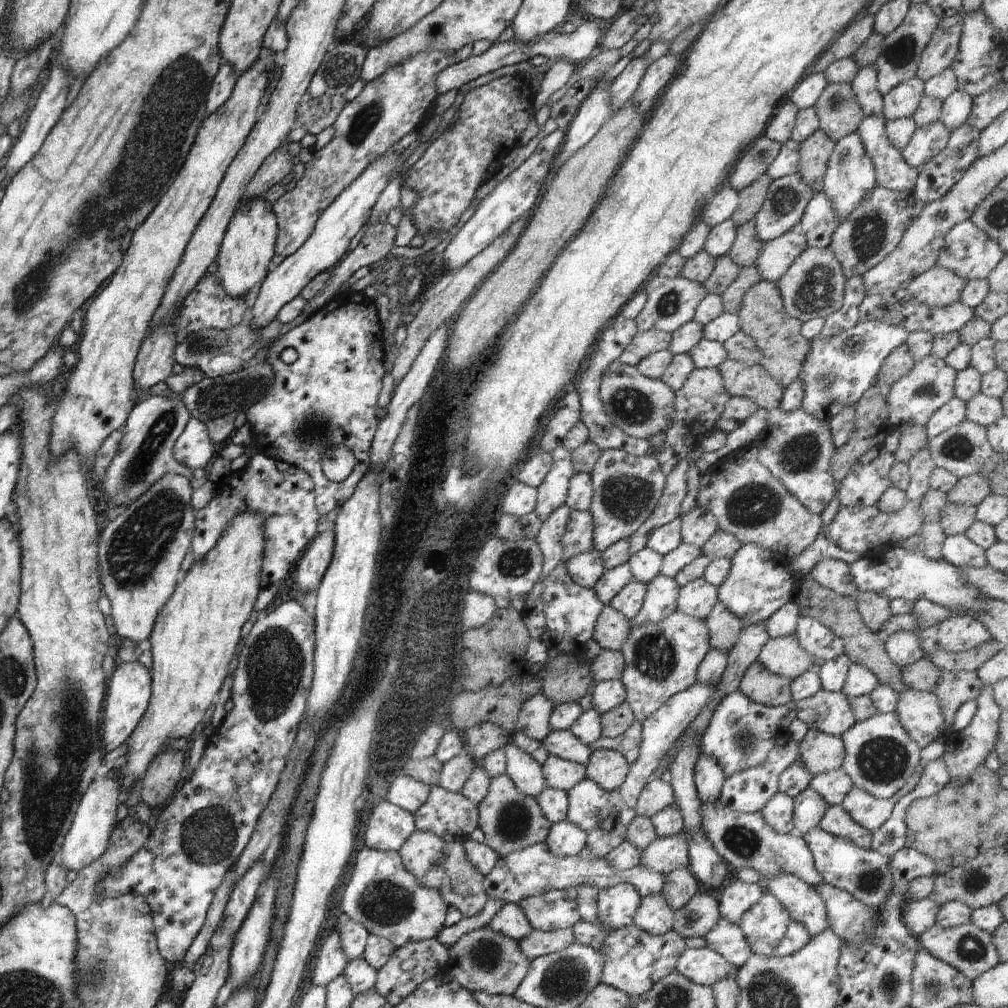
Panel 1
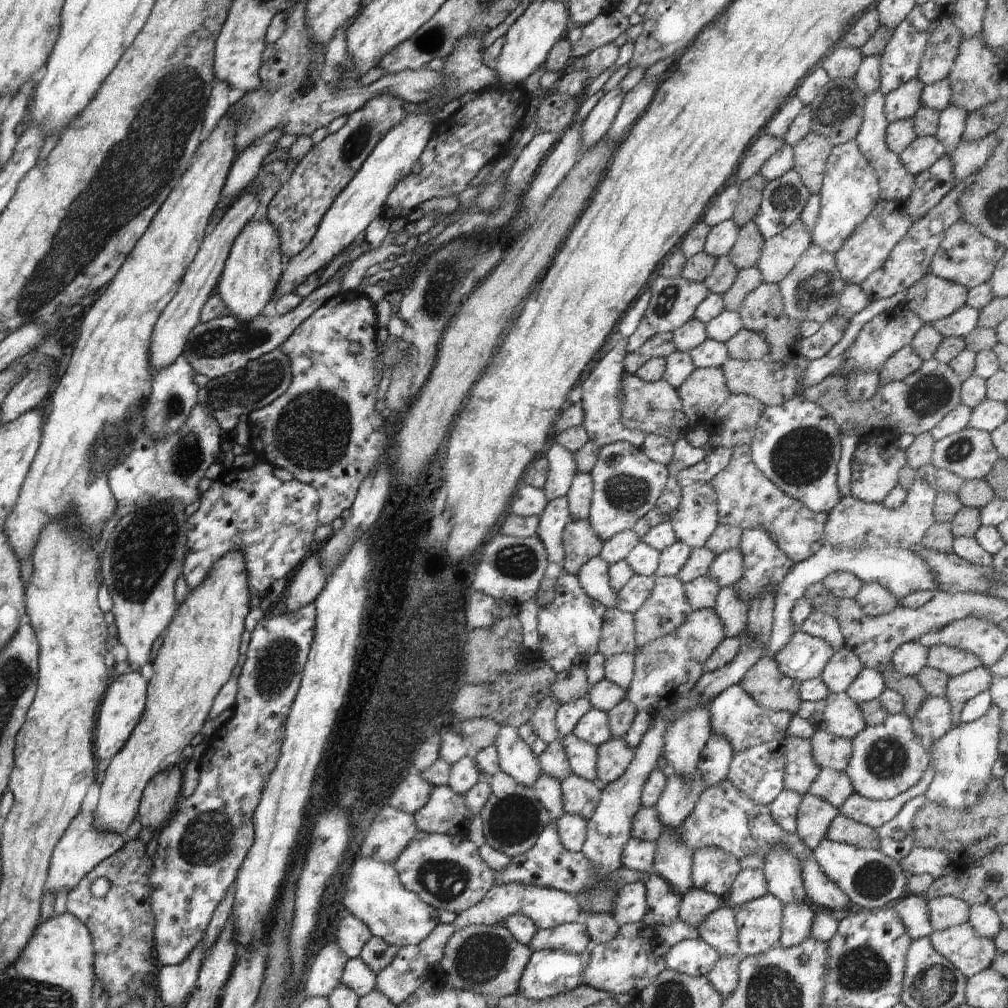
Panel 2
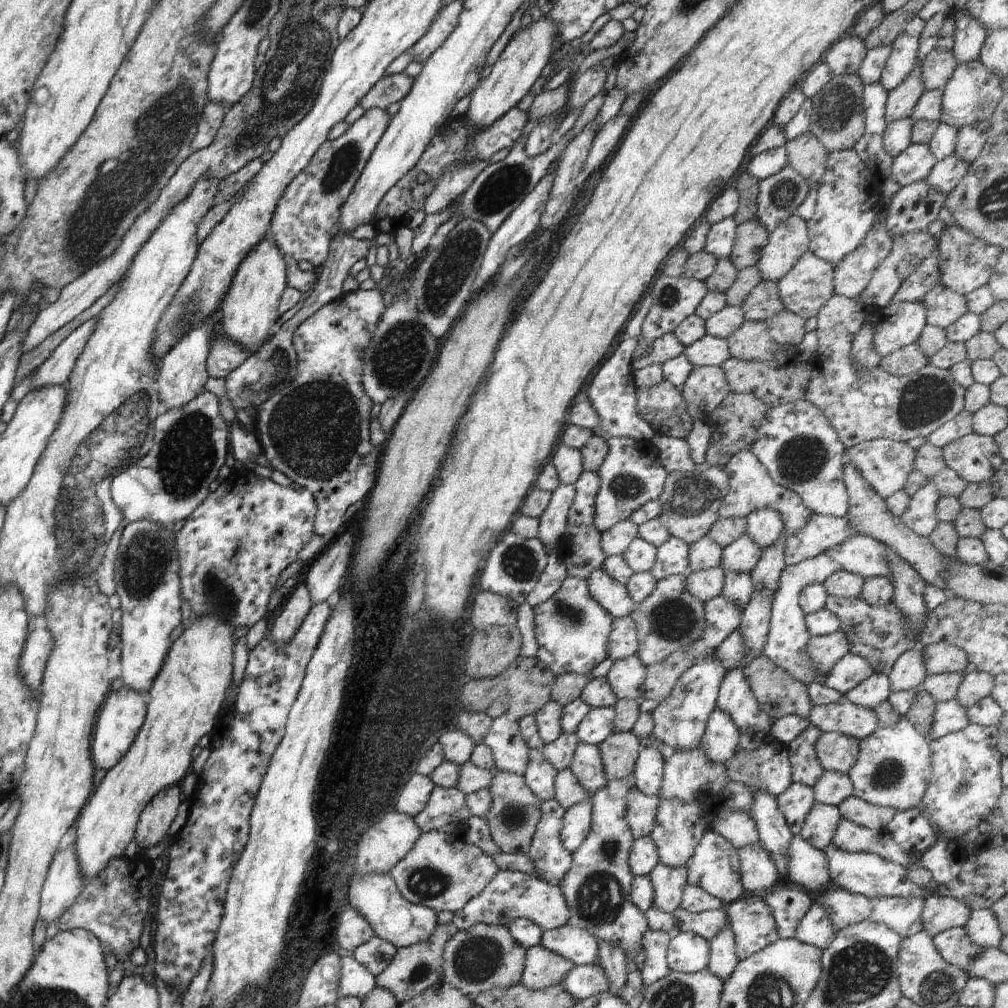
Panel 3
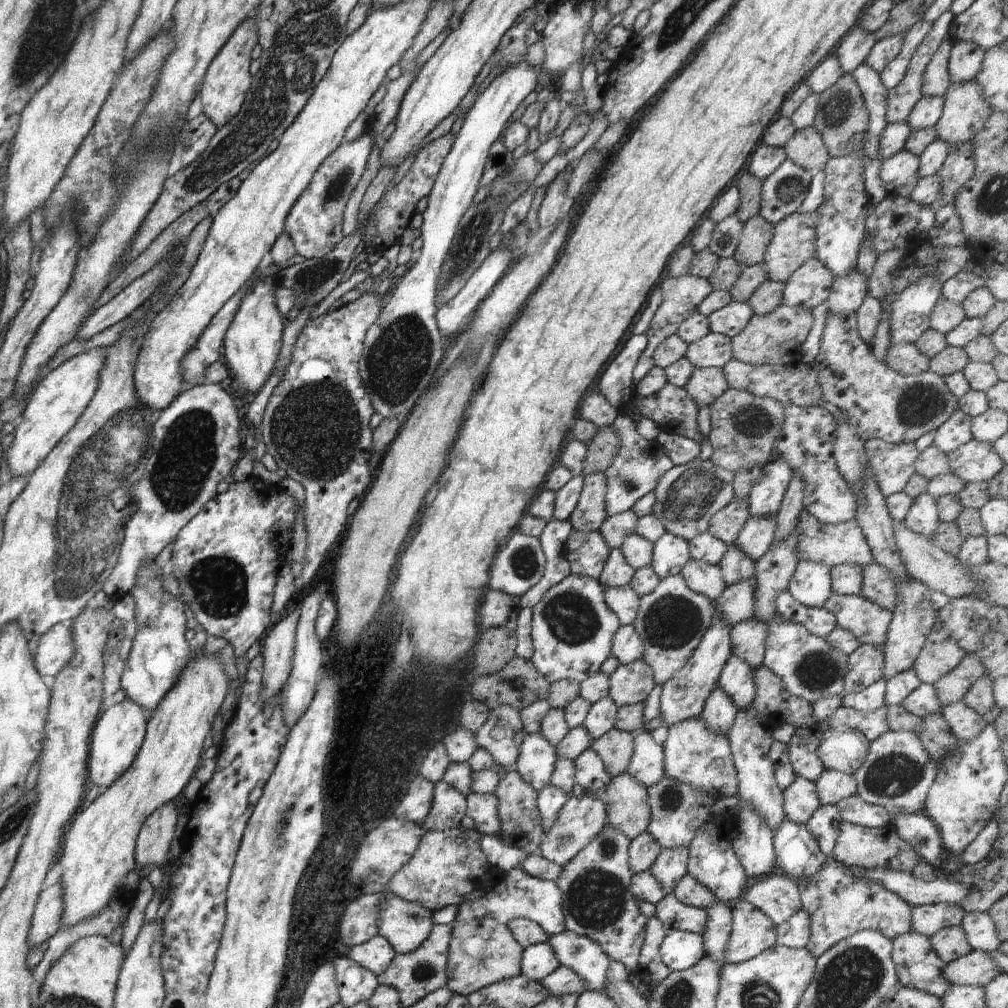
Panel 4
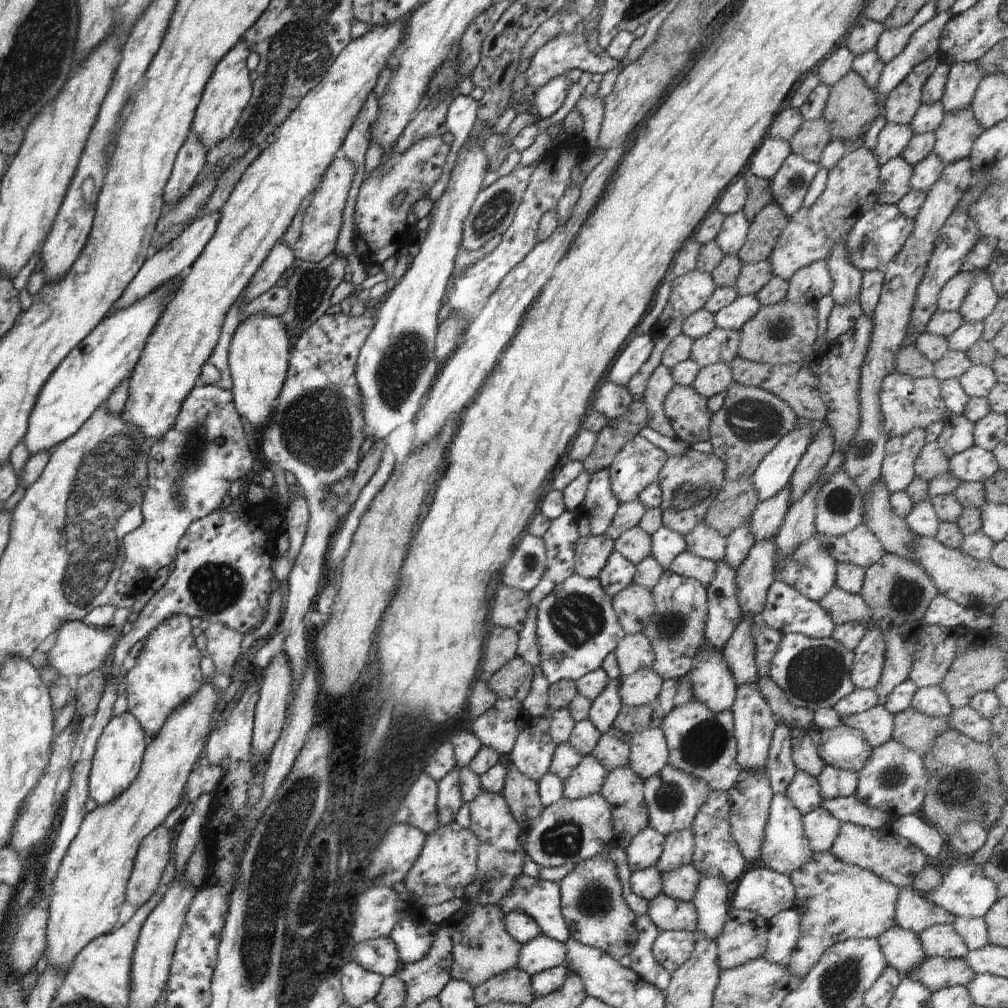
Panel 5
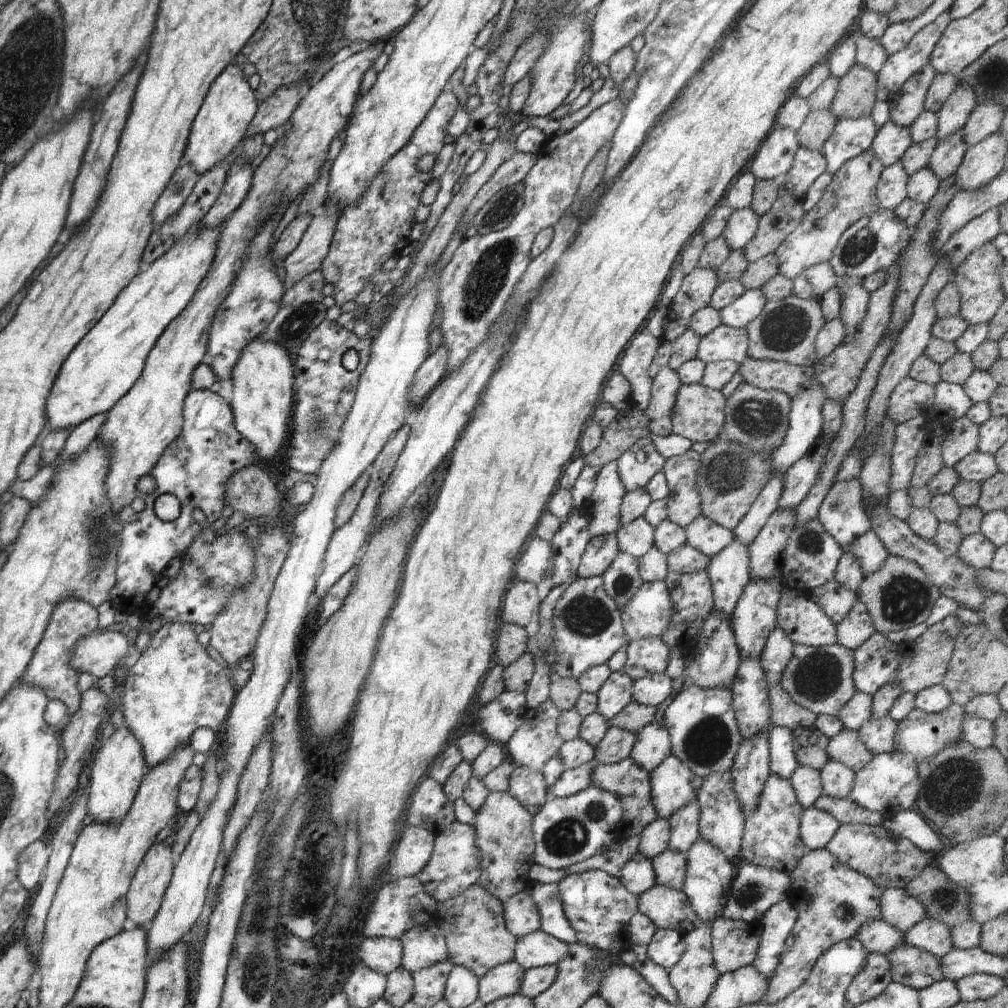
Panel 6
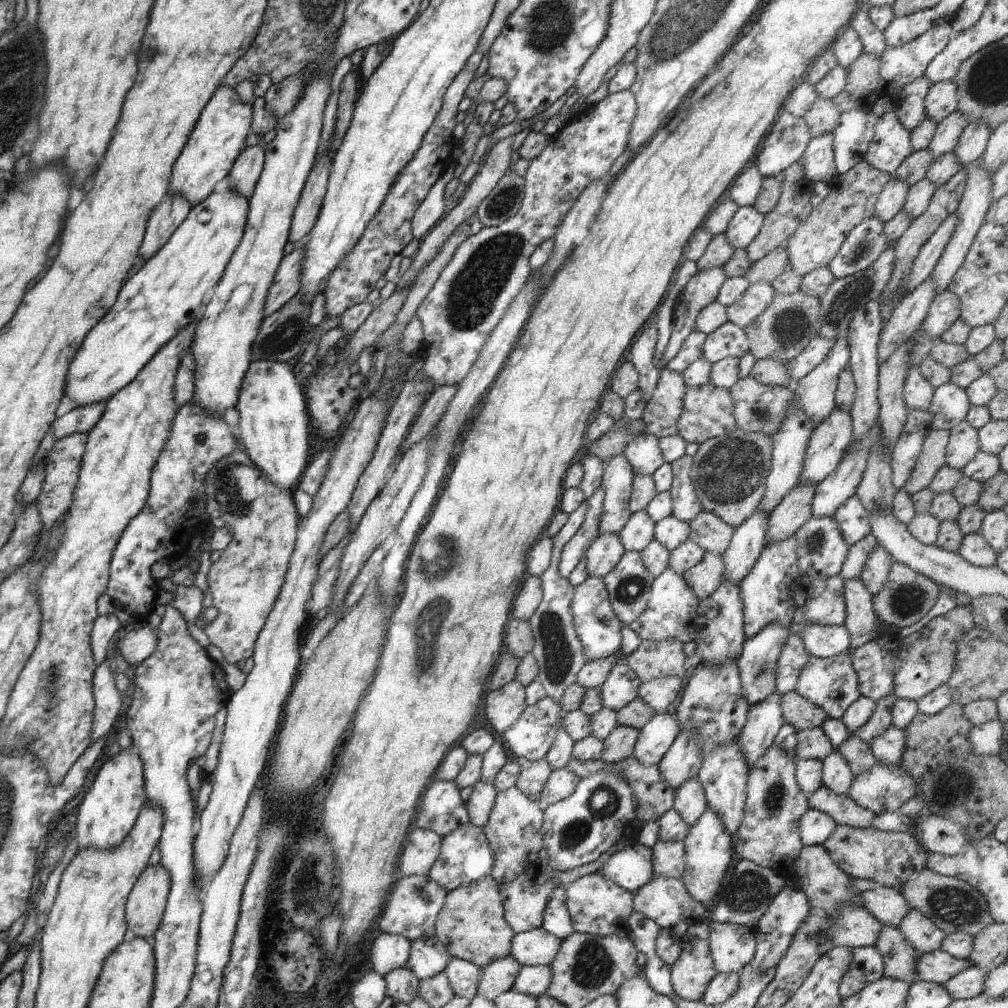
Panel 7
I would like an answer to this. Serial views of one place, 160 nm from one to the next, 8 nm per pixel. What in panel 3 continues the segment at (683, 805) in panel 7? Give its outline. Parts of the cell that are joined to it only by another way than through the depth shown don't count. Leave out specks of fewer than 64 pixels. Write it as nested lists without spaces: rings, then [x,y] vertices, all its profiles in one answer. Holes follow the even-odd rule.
[[[658,863],[649,874],[653,886],[653,906],[673,913],[681,906],[685,886],[689,884],[686,867],[670,868]]]

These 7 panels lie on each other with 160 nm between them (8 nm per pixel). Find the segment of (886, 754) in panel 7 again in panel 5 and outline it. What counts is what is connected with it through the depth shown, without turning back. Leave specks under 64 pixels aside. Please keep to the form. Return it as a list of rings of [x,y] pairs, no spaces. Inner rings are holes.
[[[879,704],[862,714],[842,717],[842,725],[860,730],[872,749],[890,742],[894,733],[894,715]]]

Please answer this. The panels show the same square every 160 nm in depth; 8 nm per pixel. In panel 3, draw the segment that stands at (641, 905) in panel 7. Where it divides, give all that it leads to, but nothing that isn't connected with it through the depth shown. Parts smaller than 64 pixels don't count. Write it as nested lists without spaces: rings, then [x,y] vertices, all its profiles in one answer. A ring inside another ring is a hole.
[[[680,906],[673,914],[678,918],[681,931],[697,934],[708,942],[729,924],[728,915],[723,908],[691,913]]]

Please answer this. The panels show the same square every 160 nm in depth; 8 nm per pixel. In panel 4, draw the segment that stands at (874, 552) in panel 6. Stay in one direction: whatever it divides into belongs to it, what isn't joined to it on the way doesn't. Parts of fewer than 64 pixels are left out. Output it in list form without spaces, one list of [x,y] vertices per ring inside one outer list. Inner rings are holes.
[[[803,509],[800,512],[799,522],[795,530],[800,530],[798,546],[796,546],[798,561],[812,560],[812,562],[830,567],[852,564],[862,568],[875,563],[874,554],[872,554],[872,550],[870,550],[870,546],[868,546],[868,542],[866,542],[866,538],[855,519],[832,526],[832,524],[822,524],[820,520],[811,516],[810,512]]]

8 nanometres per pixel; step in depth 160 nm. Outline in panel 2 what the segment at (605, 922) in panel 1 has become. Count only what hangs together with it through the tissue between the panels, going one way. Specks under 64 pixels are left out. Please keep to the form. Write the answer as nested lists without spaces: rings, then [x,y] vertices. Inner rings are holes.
[[[642,881],[624,885],[614,897],[611,915],[621,927],[626,923],[642,921],[647,909],[646,887]]]

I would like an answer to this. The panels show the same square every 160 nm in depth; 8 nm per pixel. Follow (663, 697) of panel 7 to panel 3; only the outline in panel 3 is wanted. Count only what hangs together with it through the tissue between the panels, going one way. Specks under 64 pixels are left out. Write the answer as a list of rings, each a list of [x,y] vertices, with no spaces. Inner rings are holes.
[[[632,655],[614,661],[606,678],[619,699],[638,701],[643,691],[646,667],[636,655]]]

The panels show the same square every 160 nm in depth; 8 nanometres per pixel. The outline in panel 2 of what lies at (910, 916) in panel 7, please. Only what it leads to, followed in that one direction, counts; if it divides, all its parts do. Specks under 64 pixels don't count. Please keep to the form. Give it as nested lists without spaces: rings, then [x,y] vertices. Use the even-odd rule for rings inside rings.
[[[969,922],[934,931],[928,938],[934,950],[947,958],[966,978],[990,969],[999,954],[994,941],[979,935]]]

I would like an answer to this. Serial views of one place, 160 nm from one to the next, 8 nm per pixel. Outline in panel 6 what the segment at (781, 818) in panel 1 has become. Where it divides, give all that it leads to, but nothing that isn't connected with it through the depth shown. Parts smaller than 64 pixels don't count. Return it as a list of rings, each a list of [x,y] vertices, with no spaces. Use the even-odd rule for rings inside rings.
[[[799,765],[789,780],[803,810],[813,807],[814,802],[823,796],[820,772],[810,766]]]

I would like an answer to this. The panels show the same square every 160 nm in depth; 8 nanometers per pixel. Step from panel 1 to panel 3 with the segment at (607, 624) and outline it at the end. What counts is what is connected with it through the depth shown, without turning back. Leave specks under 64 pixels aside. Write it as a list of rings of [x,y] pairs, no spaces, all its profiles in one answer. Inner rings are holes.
[[[630,615],[613,617],[607,644],[608,657],[613,661],[628,658],[636,654],[638,645],[636,625]]]

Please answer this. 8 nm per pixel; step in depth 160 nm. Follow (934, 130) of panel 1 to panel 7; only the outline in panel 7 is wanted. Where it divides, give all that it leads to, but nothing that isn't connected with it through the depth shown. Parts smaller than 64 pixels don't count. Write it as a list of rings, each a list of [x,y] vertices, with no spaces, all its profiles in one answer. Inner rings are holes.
[[[892,177],[891,180],[886,182],[884,190],[882,190],[878,196],[874,217],[878,218],[878,220],[882,220],[884,224],[889,222],[900,210],[903,210],[908,192],[909,187],[906,186],[902,180]]]

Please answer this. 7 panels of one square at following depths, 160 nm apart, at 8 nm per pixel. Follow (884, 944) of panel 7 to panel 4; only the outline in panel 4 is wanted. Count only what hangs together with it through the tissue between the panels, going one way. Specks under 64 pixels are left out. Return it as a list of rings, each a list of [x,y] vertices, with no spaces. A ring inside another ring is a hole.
[[[971,951],[956,961],[946,963],[942,976],[951,985],[973,985],[986,987],[998,974],[998,964],[988,952]]]

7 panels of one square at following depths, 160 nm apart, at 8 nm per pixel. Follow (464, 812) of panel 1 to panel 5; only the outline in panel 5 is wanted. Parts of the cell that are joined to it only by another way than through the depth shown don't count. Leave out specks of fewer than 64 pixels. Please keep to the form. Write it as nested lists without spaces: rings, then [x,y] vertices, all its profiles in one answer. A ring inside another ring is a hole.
[[[456,768],[437,782],[437,812],[442,827],[455,820],[459,808],[464,803],[458,777],[459,768]]]

